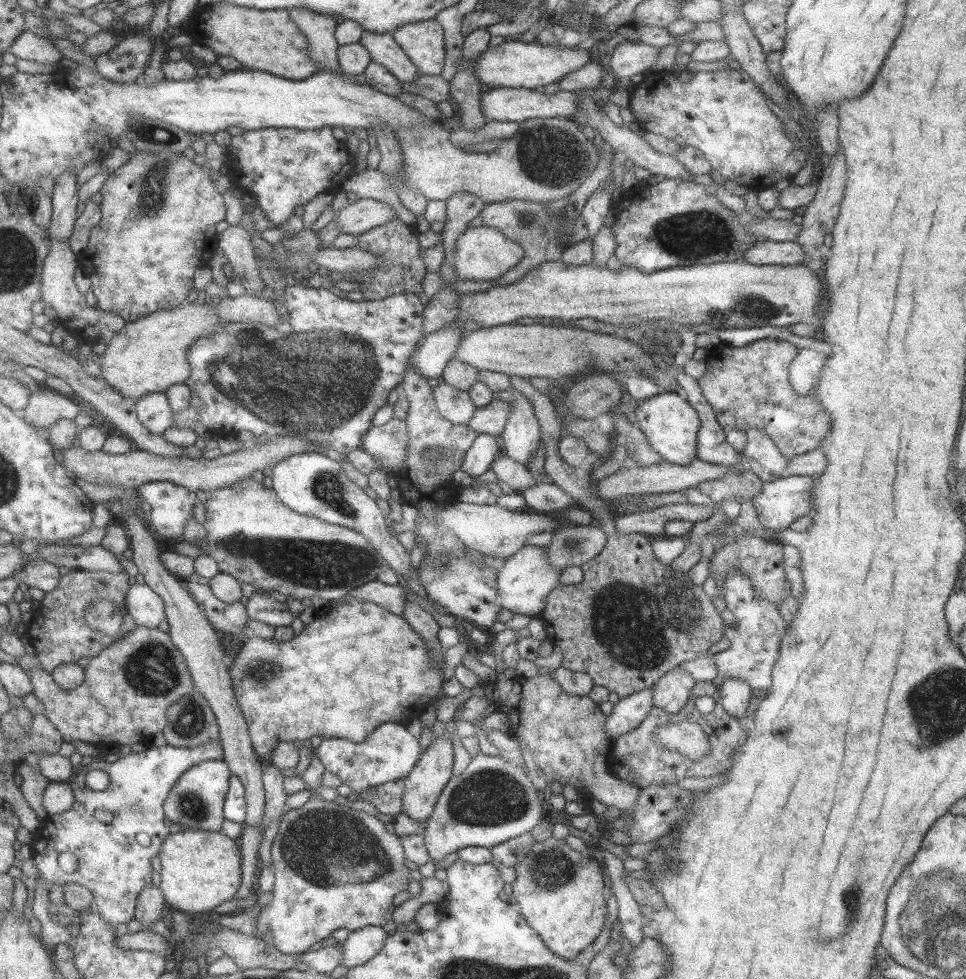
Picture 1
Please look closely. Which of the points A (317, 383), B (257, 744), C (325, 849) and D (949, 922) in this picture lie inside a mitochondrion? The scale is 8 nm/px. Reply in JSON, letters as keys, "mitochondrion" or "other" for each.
{"A":"mitochondrion","B":"other","C":"mitochondrion","D":"mitochondrion"}

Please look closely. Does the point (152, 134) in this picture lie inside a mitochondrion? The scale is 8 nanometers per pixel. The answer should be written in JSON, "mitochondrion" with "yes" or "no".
{"mitochondrion":"yes"}

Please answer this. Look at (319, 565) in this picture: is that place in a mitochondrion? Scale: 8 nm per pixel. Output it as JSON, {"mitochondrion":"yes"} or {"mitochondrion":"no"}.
{"mitochondrion":"yes"}

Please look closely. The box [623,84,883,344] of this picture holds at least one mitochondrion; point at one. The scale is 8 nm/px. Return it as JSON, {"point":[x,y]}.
{"point":[696,234]}

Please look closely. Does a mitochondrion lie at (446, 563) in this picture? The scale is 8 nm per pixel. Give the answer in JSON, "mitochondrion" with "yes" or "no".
{"mitochondrion":"yes"}

